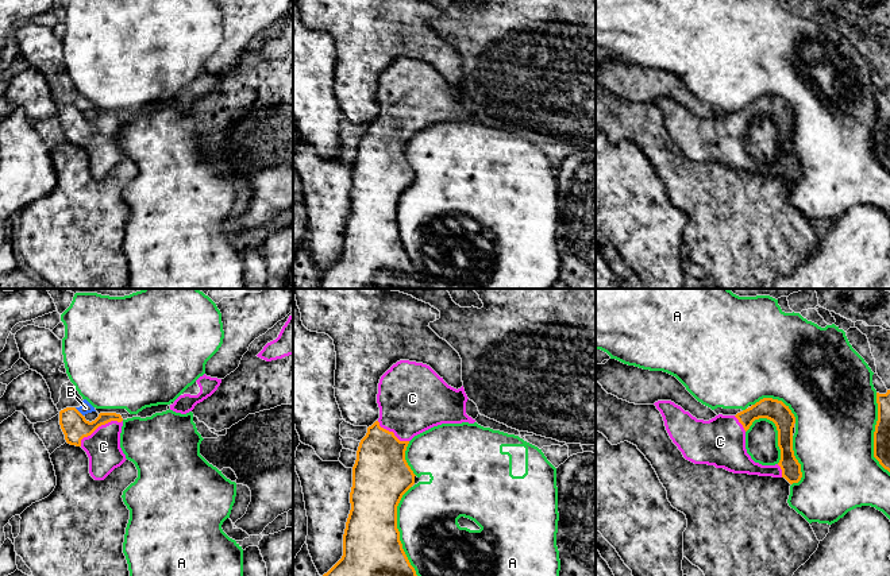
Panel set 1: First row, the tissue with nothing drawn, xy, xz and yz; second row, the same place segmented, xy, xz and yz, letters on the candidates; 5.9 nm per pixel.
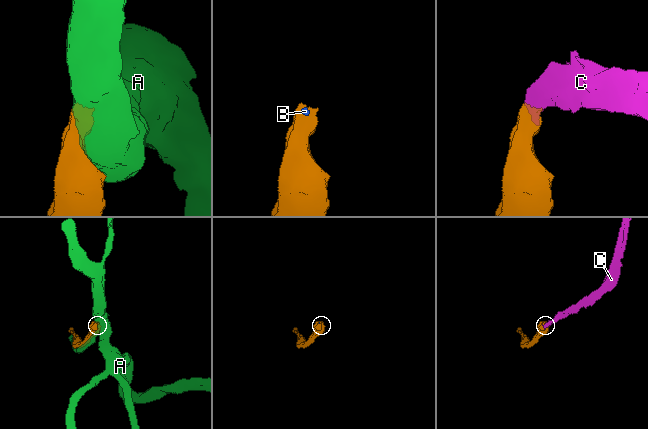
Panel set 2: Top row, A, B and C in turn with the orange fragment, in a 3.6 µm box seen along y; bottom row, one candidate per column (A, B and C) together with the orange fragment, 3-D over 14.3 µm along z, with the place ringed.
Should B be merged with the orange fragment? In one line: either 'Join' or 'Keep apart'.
Keep apart

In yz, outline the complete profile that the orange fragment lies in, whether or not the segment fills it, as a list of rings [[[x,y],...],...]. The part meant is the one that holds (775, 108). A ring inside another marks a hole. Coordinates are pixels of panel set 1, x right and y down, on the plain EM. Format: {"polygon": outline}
{"polygon": [[[763,96],[736,113],[718,112],[709,119],[697,117],[671,98],[658,98],[654,103],[663,115],[670,136],[686,158],[733,171],[785,175],[790,182],[801,178],[801,162],[793,148],[795,115],[782,98]],[[759,116],[767,116],[777,124],[781,158],[775,163],[755,161],[747,151],[745,129]]]}

